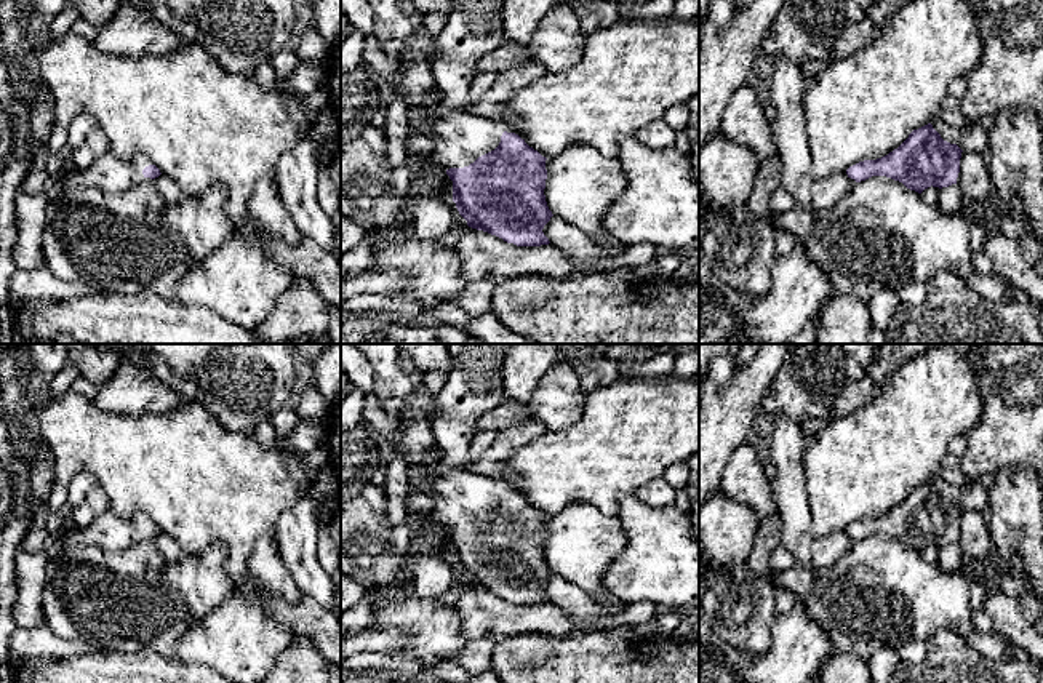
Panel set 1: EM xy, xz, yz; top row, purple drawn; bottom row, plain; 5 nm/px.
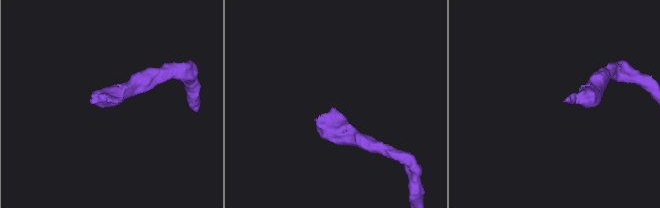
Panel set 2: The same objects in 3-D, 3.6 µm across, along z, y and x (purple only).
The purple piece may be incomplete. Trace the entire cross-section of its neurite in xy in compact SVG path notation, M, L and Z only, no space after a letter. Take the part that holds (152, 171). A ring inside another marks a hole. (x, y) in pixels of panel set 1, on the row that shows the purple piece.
M110 150L94 160L90 166L74 171L66 179L66 186L123 192L136 184L154 181L160 174L163 173L144 155L122 160Z

